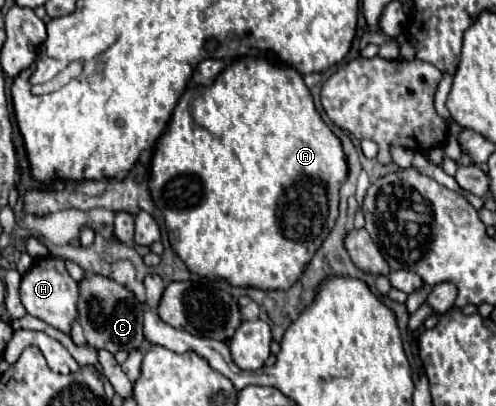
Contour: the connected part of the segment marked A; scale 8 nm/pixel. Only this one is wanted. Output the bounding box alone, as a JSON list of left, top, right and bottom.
[151,56,347,290]

